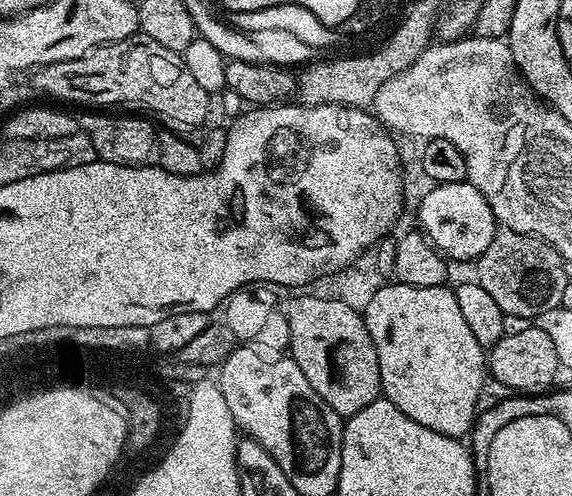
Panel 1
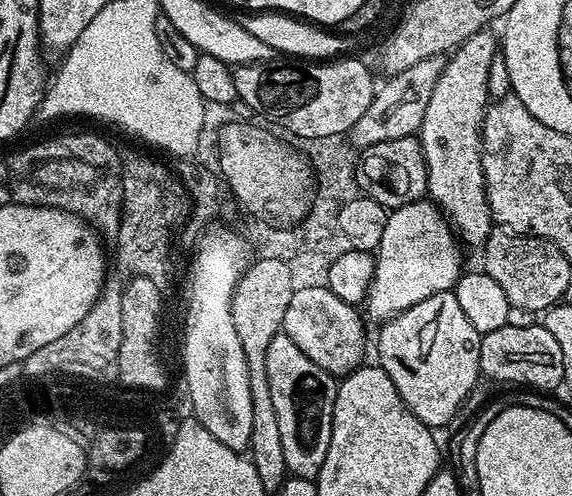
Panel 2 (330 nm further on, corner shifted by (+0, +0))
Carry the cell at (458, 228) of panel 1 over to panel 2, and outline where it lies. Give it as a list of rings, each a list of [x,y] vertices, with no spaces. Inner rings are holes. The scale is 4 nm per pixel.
[[[431,199],[416,200],[413,204],[391,209],[386,230],[382,233],[382,242],[374,253],[376,269],[366,301],[367,319],[376,320],[375,322],[392,320],[398,312],[405,312],[410,306],[422,302],[422,298],[430,298],[439,292],[453,291],[462,275],[460,248],[462,249],[461,241],[449,224],[448,217],[432,203]]]

